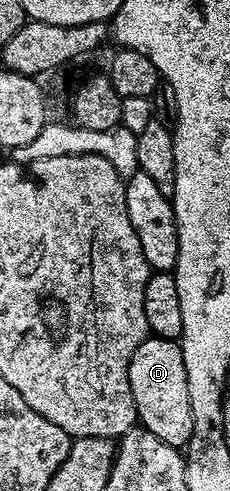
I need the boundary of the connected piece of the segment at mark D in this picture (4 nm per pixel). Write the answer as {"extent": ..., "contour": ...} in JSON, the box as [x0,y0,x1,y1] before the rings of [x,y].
{"extent":[129,337,193,450],"contour":[[[146,337],[129,363],[129,387],[133,391],[138,424],[161,439],[161,443],[169,443],[174,449],[182,450],[192,438],[193,407],[180,342],[170,337]]]}

